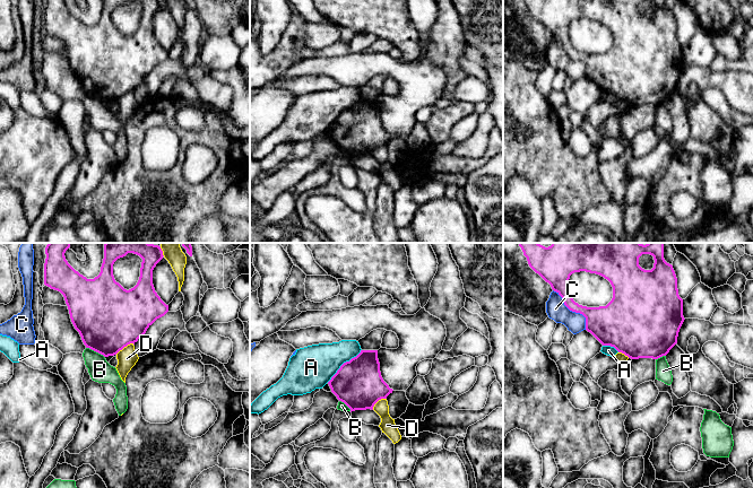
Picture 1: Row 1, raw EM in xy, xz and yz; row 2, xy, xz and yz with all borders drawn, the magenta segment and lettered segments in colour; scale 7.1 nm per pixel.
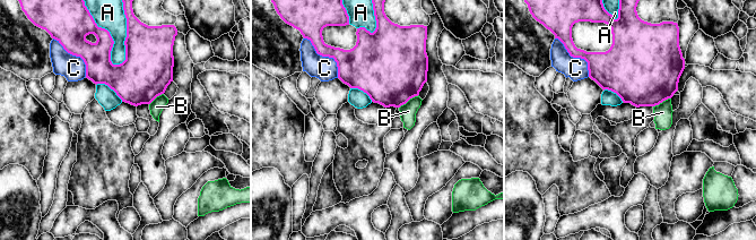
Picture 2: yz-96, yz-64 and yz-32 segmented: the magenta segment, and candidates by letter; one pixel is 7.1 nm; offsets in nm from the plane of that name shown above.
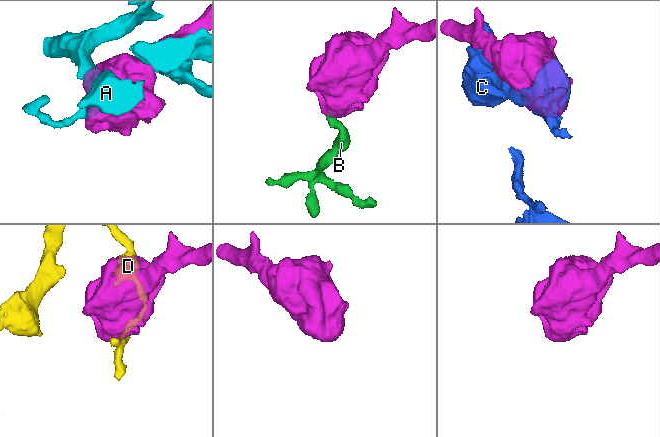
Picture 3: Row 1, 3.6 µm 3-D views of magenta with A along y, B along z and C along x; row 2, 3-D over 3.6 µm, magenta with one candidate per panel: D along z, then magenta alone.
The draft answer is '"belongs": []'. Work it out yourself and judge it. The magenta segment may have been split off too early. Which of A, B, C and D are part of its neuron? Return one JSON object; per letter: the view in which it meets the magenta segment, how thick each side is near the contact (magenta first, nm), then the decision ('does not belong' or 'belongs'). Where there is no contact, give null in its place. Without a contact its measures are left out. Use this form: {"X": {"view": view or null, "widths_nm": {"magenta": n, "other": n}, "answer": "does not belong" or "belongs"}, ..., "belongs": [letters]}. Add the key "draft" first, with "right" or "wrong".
{"draft": "right", "A": {"view": "xz", "widths_nm": {"magenta": 340, "other": 300}, "answer": "does not belong"}, "B": {"view": "xy", "widths_nm": {"magenta": 460, "other": 160}, "answer": "does not belong"}, "C": {"view": "yz", "widths_nm": {"magenta": 260, "other": 140}, "answer": "does not belong"}, "D": {"view": "xy", "widths_nm": {"magenta": 480, "other": 140}, "answer": "does not belong"}, "belongs": []}

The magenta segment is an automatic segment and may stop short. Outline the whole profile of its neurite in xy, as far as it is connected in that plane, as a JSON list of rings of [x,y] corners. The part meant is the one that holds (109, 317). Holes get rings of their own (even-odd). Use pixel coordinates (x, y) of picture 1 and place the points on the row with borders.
[[[70,243],[46,245],[44,285],[63,295],[71,322],[86,348],[104,357],[114,356],[128,345],[135,345],[157,319],[168,312],[168,305],[161,299],[153,285],[153,270],[164,256],[161,246],[149,243],[105,243],[101,272],[94,279],[87,279],[68,263],[64,253],[69,247]],[[128,253],[142,259],[139,280],[129,290],[116,282],[113,276],[114,262]]]

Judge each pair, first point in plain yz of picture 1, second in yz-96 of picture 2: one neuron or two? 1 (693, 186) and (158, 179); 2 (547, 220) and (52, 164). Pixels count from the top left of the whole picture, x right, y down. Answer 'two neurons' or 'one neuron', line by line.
1: two neurons
2: one neuron

